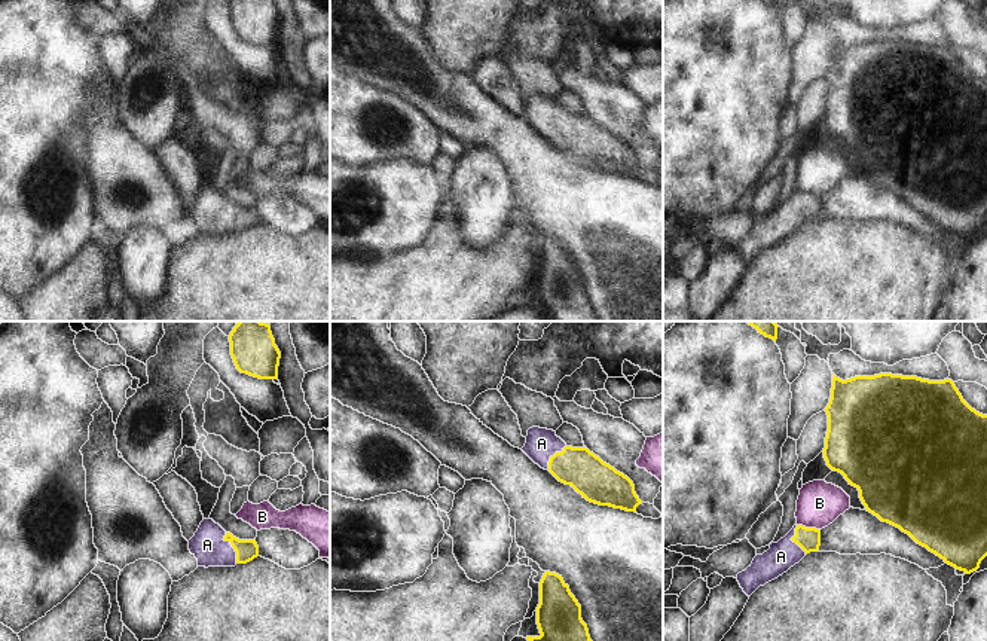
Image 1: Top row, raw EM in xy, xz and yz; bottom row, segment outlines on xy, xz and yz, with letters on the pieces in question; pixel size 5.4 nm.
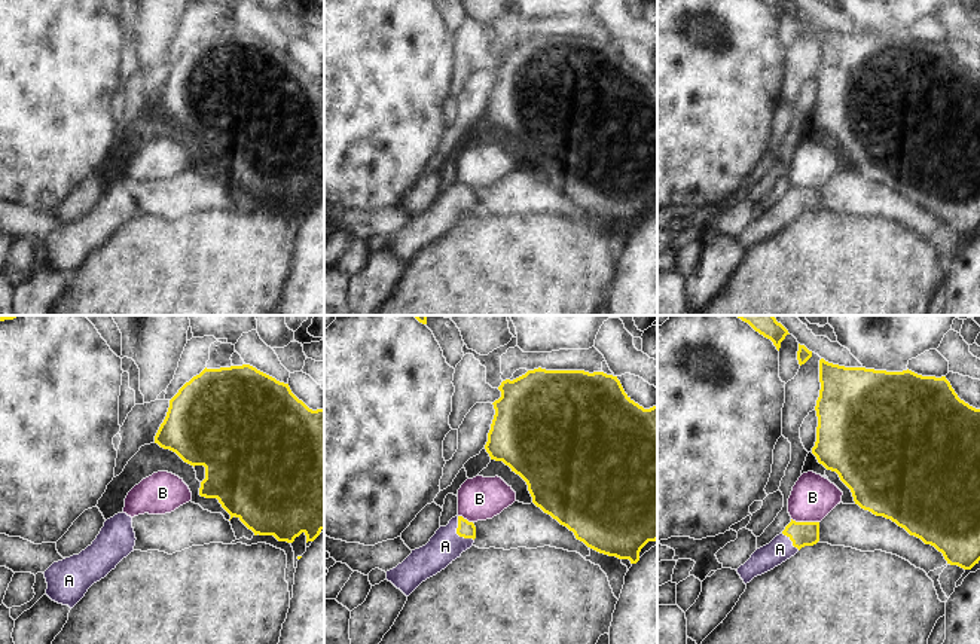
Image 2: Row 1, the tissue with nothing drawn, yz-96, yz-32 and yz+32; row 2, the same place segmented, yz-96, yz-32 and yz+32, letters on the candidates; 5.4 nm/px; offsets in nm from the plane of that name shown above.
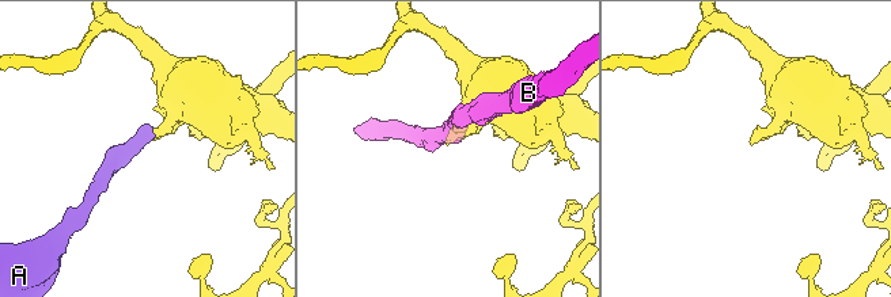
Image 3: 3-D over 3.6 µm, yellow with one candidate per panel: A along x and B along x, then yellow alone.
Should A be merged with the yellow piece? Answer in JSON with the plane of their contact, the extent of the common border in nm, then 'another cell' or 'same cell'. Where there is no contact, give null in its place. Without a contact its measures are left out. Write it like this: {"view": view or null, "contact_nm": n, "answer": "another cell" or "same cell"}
{"view": "xy", "contact_nm": 180, "answer": "same cell"}

